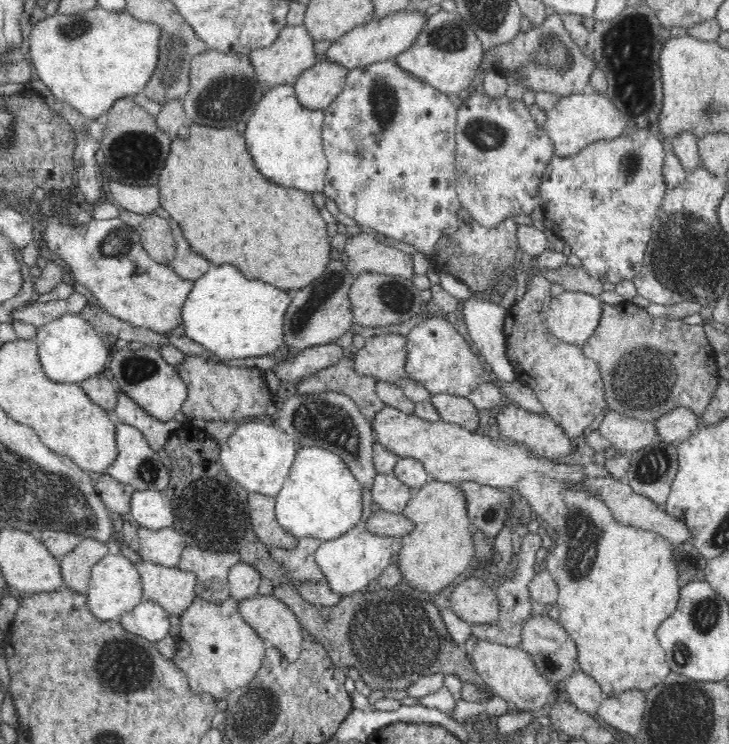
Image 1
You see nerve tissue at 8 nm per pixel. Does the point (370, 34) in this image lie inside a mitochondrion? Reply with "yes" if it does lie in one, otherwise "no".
no

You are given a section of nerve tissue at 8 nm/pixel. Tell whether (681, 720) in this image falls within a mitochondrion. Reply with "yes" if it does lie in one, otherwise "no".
yes

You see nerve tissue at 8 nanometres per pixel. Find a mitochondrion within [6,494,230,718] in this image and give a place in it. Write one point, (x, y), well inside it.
(125, 664)

